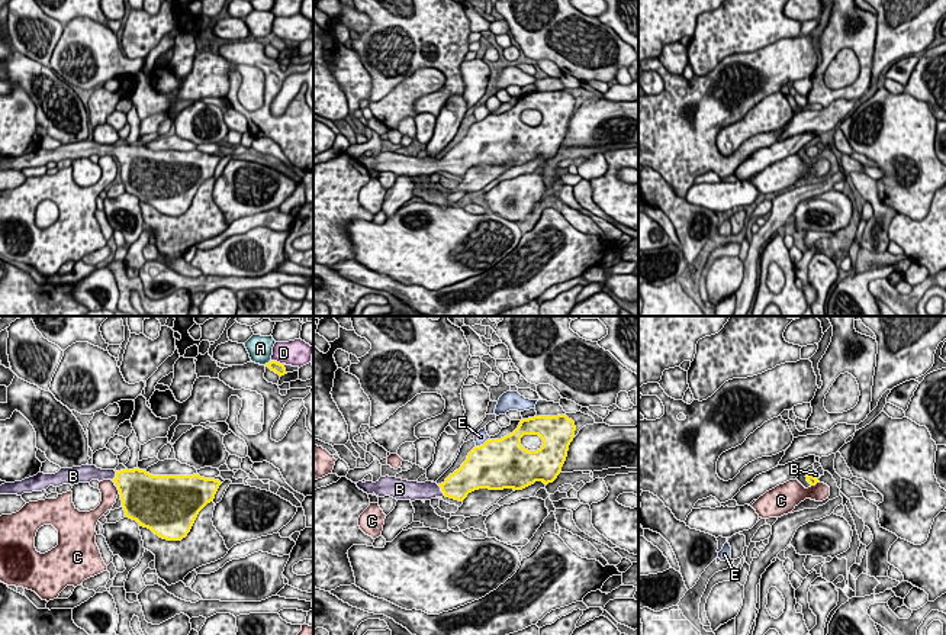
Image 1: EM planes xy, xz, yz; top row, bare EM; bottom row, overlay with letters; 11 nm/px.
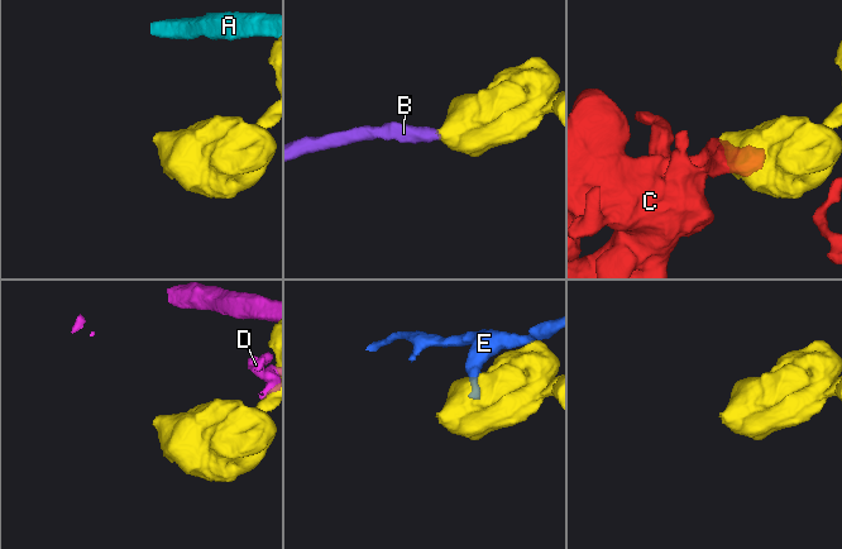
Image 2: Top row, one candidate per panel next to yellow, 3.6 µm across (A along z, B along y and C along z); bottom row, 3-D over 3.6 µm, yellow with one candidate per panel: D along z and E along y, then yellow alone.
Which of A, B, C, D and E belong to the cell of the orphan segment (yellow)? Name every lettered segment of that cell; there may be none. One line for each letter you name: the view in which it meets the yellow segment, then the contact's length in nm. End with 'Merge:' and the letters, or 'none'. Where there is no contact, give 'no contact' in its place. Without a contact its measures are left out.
B: meets yellow in xz; contact 150 nm long
Merge: B

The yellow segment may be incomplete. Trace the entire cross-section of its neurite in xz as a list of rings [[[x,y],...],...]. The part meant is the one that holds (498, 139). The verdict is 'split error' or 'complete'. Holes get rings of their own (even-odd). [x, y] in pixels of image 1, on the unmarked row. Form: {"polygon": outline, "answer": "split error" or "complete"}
{"polygon": [[[566,90],[521,94],[512,109],[474,122],[461,142],[441,159],[389,151],[380,152],[376,158],[358,157],[355,159],[367,170],[411,177],[443,171],[463,177],[469,168],[479,164],[522,165],[535,157],[547,161],[560,149],[575,106],[575,97]],[[524,110],[538,110],[543,115],[541,123],[525,125],[521,120]]], "answer": "split error"}

